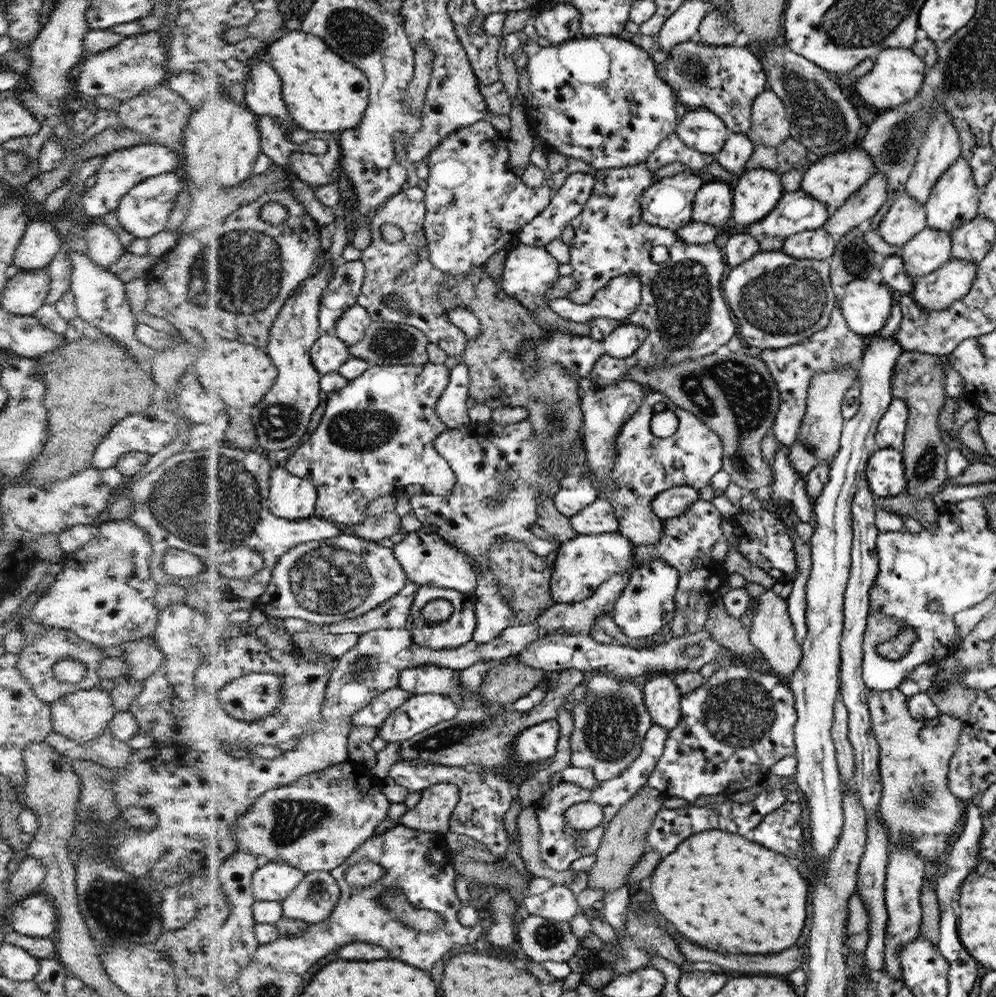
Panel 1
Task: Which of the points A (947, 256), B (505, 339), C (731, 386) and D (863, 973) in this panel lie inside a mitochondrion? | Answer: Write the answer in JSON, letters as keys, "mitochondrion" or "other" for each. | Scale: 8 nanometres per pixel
{"A":"other","B":"other","C":"mitochondrion","D":"other"}

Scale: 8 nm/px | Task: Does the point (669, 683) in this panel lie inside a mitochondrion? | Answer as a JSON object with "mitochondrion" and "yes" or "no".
{"mitochondrion":"no"}

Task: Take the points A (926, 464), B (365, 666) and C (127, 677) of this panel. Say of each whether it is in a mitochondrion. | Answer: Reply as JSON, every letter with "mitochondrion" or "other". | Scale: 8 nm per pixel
{"A":"mitochondrion","B":"mitochondrion","C":"other"}

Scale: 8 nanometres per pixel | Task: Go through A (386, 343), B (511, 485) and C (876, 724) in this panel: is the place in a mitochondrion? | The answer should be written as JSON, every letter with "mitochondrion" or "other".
{"A":"mitochondrion","B":"mitochondrion","C":"other"}

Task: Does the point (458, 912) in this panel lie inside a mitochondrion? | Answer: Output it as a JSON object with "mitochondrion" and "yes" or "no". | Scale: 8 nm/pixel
{"mitochondrion":"no"}

